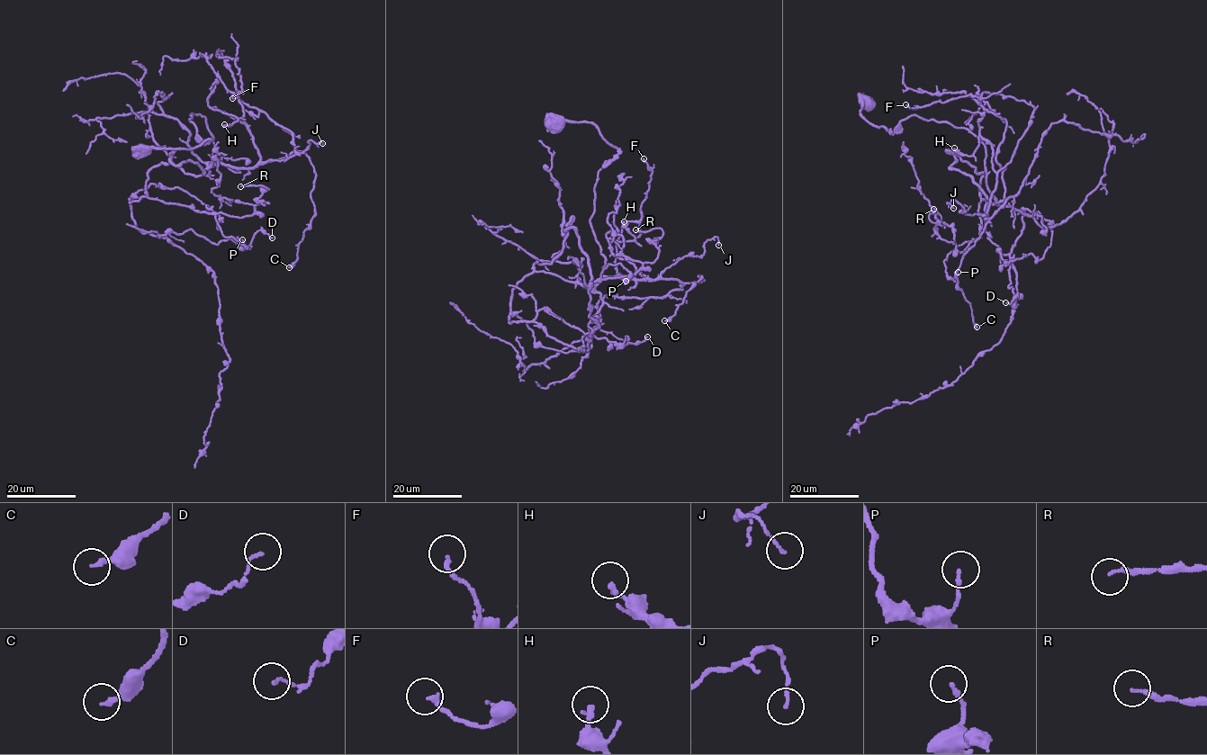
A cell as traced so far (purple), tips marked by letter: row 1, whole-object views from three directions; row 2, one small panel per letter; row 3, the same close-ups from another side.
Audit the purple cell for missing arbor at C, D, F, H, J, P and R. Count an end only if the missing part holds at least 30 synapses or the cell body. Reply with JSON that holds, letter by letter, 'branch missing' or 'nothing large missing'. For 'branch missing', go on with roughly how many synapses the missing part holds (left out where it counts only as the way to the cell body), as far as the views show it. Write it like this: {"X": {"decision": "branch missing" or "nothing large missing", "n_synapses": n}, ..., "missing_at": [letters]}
{"C": {"decision": "nothing large missing"}, "D": {"decision": "nothing large missing"}, "F": {"decision": "nothing large missing"}, "H": {"decision": "nothing large missing"}, "J": {"decision": "nothing large missing"}, "P": {"decision": "nothing large missing"}, "R": {"decision": "nothing large missing"}, "missing_at": []}

